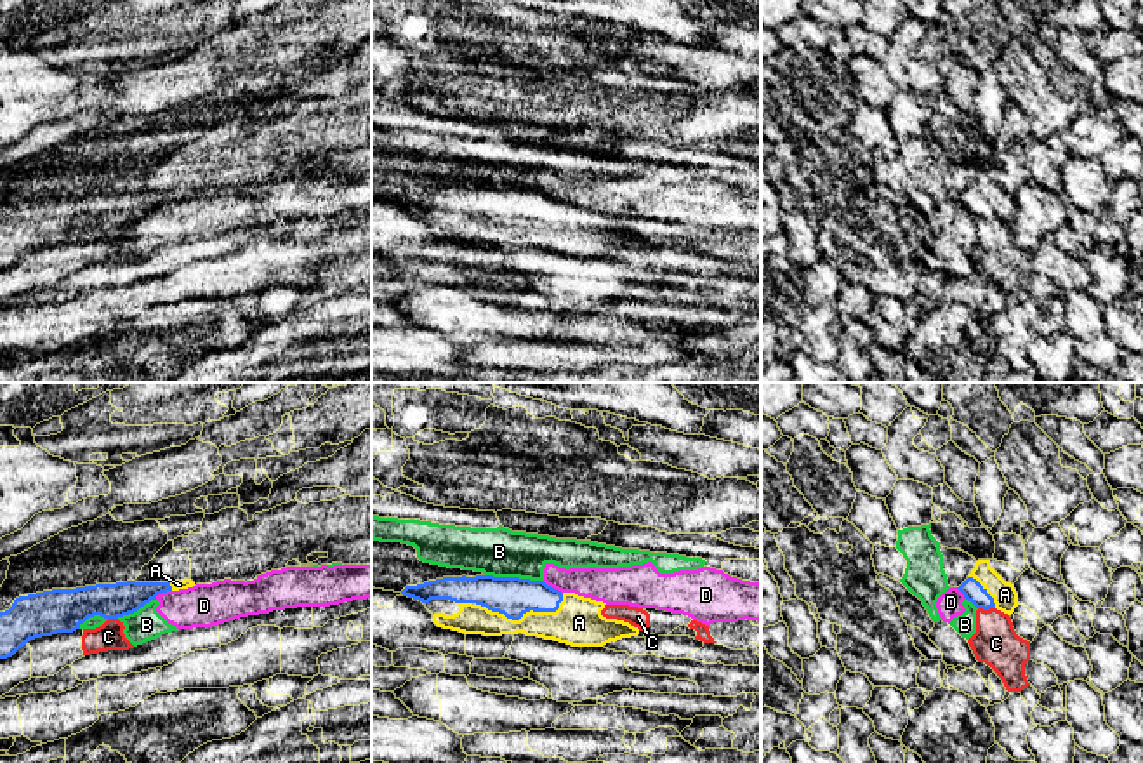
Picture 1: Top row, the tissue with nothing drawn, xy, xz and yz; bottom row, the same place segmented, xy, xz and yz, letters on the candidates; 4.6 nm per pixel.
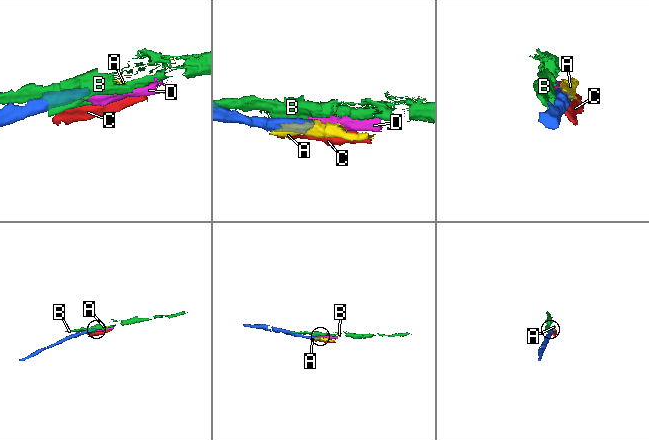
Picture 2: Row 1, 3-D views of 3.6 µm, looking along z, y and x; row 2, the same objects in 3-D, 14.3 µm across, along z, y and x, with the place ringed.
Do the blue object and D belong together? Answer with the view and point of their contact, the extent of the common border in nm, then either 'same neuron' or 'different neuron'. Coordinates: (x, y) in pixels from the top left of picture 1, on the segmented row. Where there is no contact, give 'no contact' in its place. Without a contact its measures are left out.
meets blue in xz at (553, 588); contact 110 nm long; different neuron

